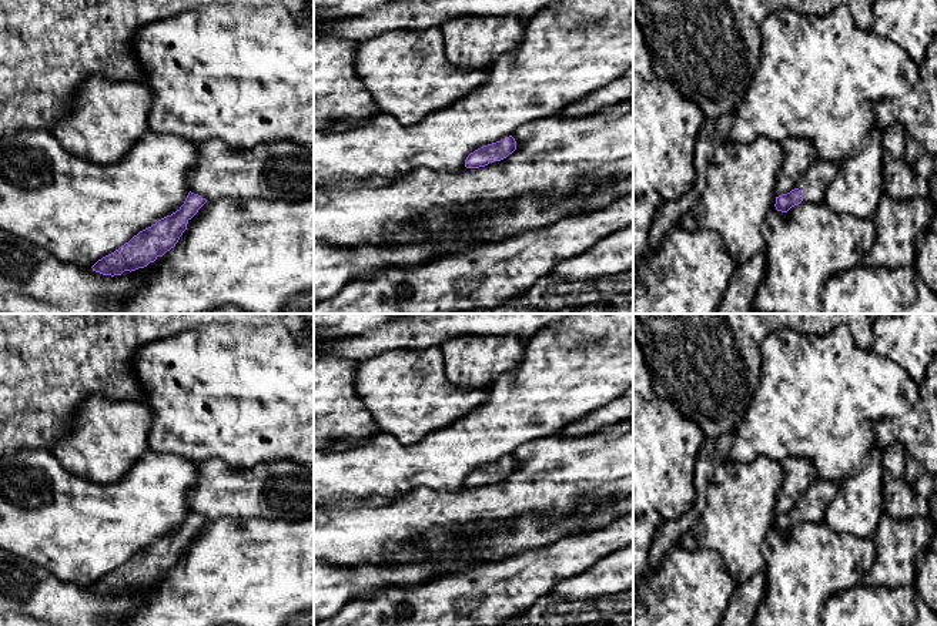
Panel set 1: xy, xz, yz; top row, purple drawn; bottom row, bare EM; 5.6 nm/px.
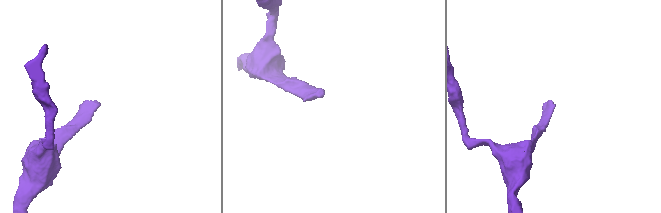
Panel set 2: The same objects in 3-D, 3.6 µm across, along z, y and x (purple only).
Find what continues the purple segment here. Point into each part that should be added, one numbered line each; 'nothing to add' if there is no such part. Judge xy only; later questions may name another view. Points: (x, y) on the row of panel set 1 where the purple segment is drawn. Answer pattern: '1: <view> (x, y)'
nothing to add

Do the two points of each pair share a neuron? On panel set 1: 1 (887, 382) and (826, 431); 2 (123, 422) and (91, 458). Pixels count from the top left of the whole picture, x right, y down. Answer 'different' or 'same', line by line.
1: same
2: same

